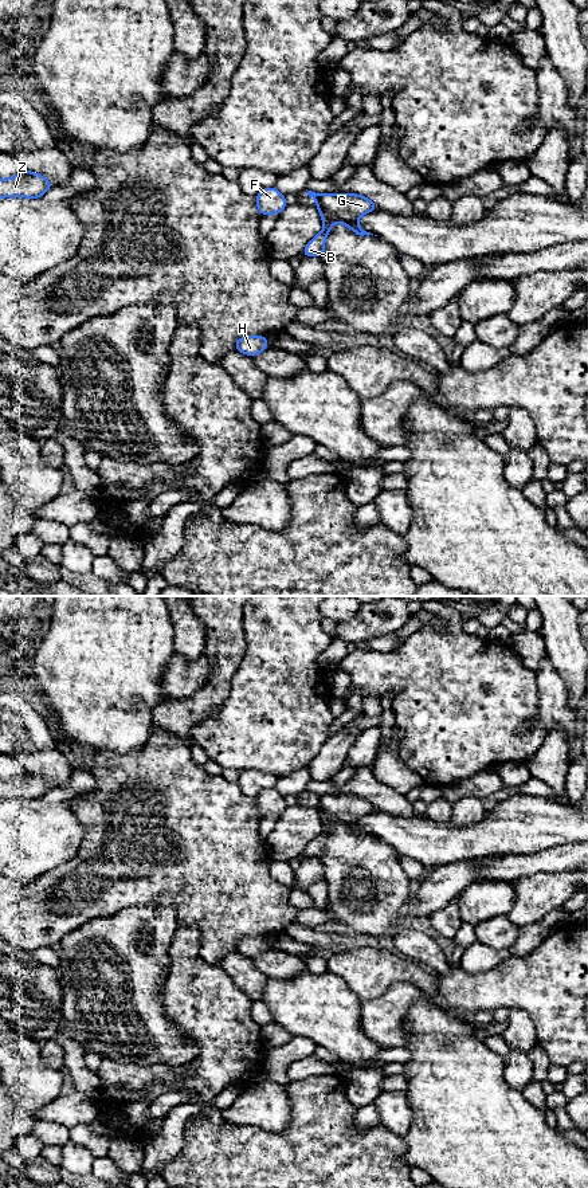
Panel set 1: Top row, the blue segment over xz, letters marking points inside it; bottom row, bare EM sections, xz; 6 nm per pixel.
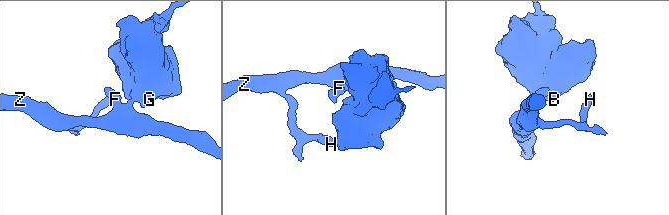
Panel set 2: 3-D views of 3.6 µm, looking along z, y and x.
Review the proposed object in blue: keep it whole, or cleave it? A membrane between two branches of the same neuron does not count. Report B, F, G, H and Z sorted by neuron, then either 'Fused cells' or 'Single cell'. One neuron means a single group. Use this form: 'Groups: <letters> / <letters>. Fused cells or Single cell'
Groups: B G / F H Z. Fused cells

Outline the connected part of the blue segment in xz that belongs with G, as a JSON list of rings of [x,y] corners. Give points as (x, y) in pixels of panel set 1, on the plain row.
[[[324,795],[320,796],[317,809],[324,824],[324,831],[315,836],[306,847],[301,858],[322,858],[325,840],[330,830],[337,824],[349,828],[356,836],[373,836],[364,832],[357,820],[365,815],[376,812],[379,808],[362,796],[356,795]]]

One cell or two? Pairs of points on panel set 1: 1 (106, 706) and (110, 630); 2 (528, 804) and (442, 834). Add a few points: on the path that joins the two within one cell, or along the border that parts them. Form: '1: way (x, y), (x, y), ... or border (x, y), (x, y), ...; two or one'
1: way (106, 687), (106, 649); one
2: way (506, 826), (496, 835), (463, 835); one

